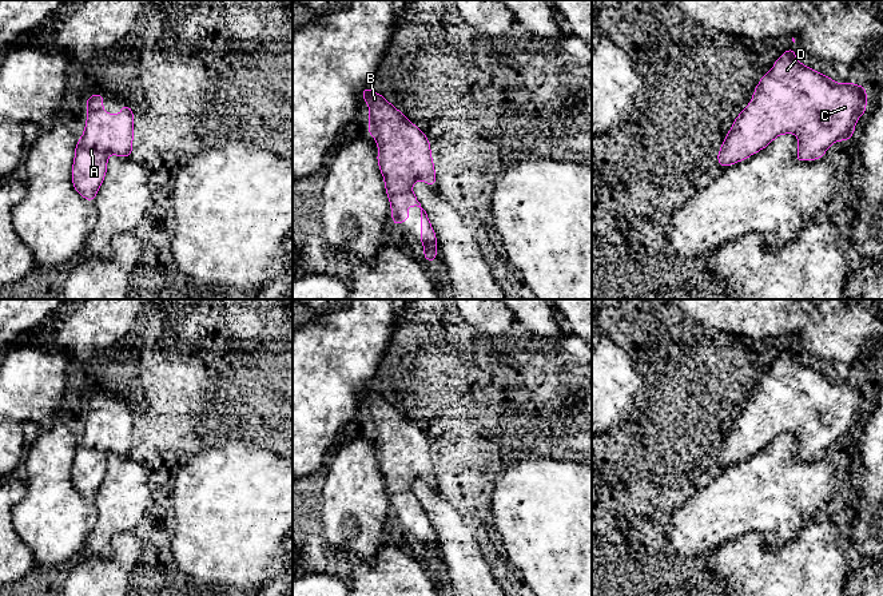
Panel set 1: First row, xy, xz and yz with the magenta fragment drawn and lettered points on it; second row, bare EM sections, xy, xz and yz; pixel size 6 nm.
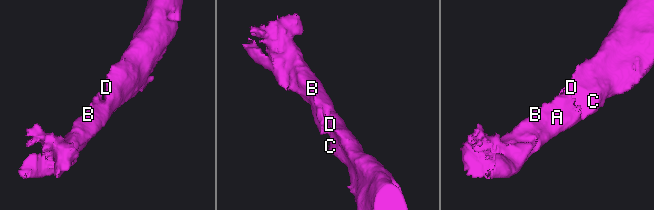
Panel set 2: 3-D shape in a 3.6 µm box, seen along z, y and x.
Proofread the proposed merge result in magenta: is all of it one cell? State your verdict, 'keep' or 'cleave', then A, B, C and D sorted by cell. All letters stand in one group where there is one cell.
keep; groups A B C D

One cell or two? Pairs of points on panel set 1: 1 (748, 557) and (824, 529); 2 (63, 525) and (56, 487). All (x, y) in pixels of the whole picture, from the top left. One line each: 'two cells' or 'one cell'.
1: one cell
2: one cell

